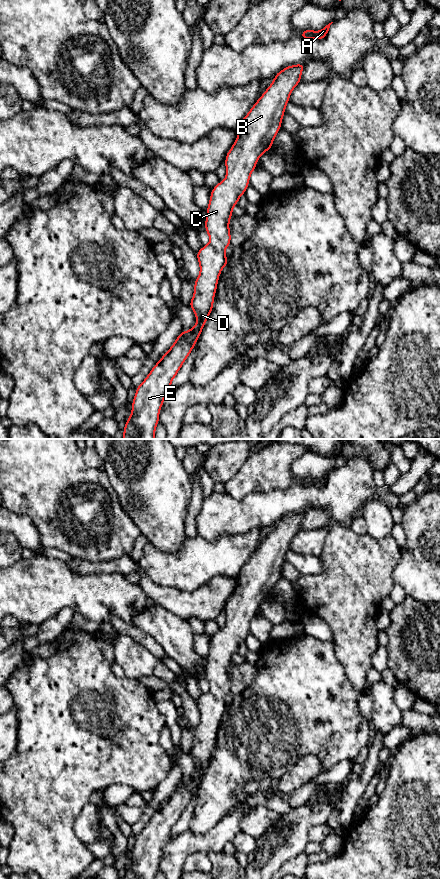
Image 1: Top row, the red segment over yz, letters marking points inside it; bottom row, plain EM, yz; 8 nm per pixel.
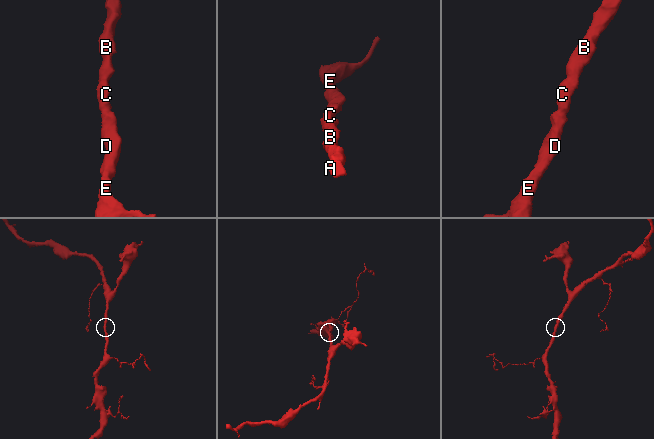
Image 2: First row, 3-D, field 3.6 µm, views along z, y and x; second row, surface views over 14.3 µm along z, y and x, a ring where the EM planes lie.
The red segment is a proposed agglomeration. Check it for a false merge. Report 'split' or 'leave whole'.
leave whole

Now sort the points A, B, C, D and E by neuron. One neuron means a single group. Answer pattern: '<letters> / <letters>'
A B C D E

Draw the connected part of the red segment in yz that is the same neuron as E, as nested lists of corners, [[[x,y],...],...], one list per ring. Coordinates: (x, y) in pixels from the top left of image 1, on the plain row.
[[[305,511],[285,515],[274,524],[274,529],[253,553],[237,576],[238,585],[225,606],[226,626],[219,630],[211,639],[207,655],[205,679],[210,685],[208,693],[203,694],[197,701],[200,722],[195,727],[194,742],[189,755],[196,763],[196,774],[189,779],[182,779],[171,796],[152,816],[144,829],[136,836],[132,850],[132,859],[123,879],[155,879],[159,871],[159,860],[162,856],[166,841],[171,837],[173,826],[194,796],[202,777],[213,758],[215,740],[222,716],[229,712],[225,698],[231,691],[229,670],[233,655],[239,646],[245,642],[249,633],[251,621],[255,618],[260,604],[272,596],[276,582],[281,577],[285,555],[289,550],[293,537],[301,530],[301,521]]]

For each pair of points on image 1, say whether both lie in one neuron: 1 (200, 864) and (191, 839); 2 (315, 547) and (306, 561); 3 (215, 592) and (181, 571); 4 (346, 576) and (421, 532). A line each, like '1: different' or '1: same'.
1: different
2: different
3: different
4: different

